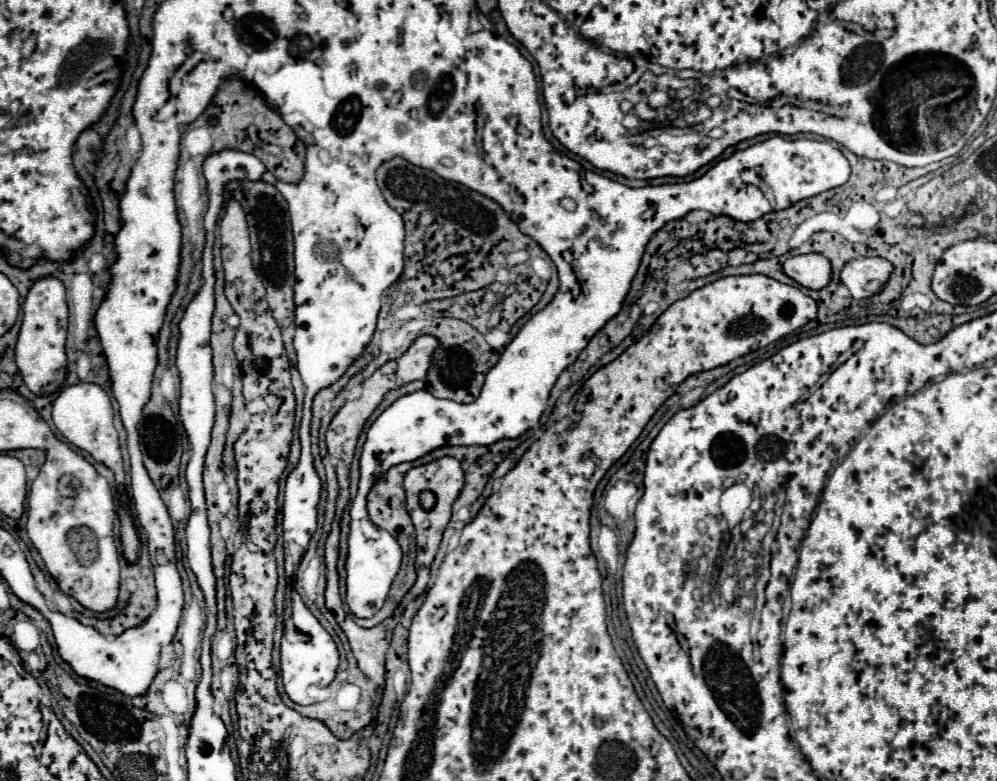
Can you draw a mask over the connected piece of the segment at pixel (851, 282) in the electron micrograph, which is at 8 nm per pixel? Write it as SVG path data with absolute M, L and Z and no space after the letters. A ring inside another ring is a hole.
M863 257L849 261L841 271L841 283L849 287L853 299L877 295L893 273L893 265L883 257Z

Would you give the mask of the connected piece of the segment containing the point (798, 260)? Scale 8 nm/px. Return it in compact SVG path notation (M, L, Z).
M821 253L789 257L783 271L797 283L809 289L823 289L831 281L831 263Z

